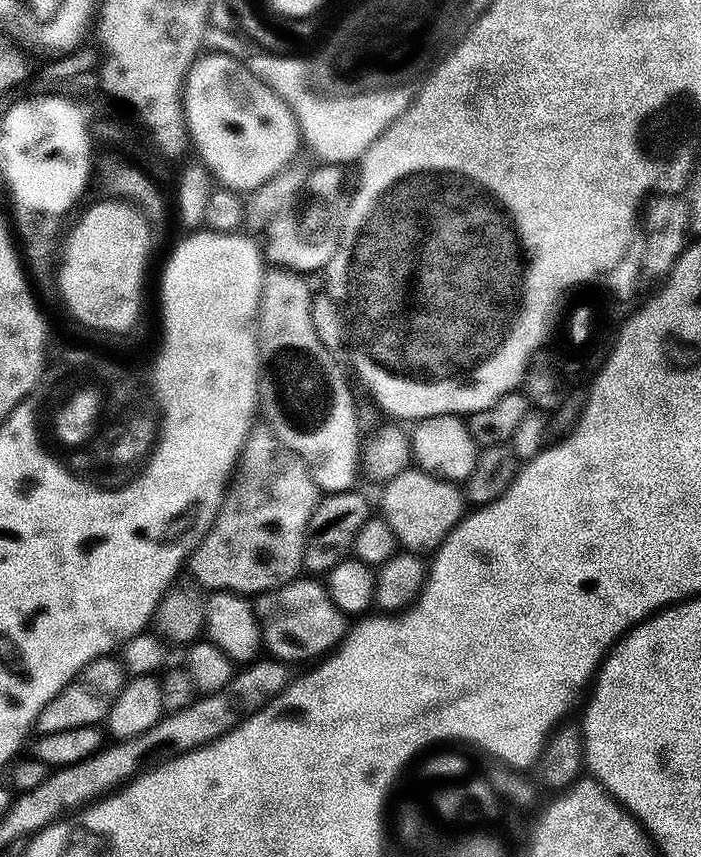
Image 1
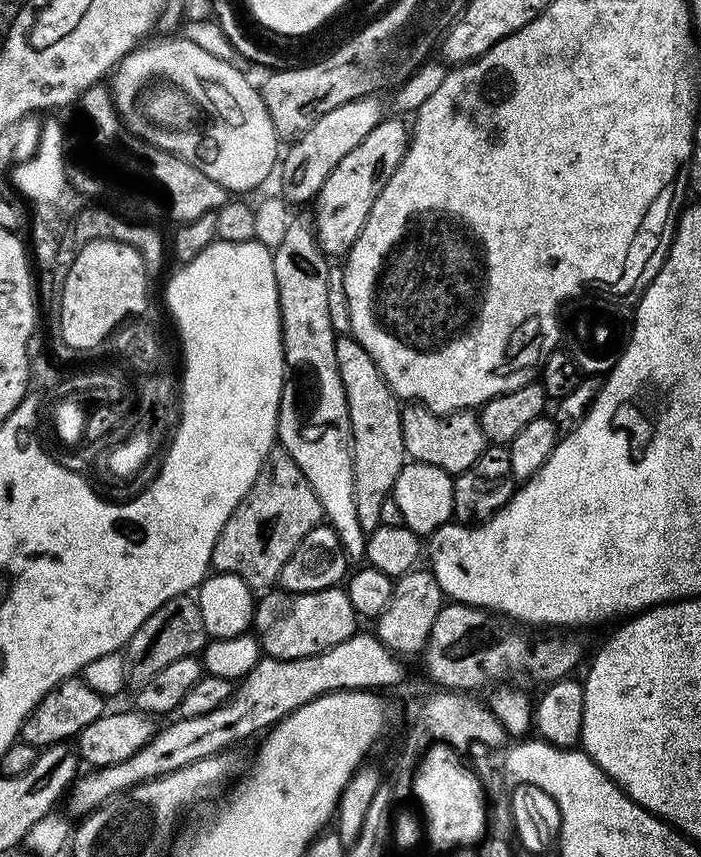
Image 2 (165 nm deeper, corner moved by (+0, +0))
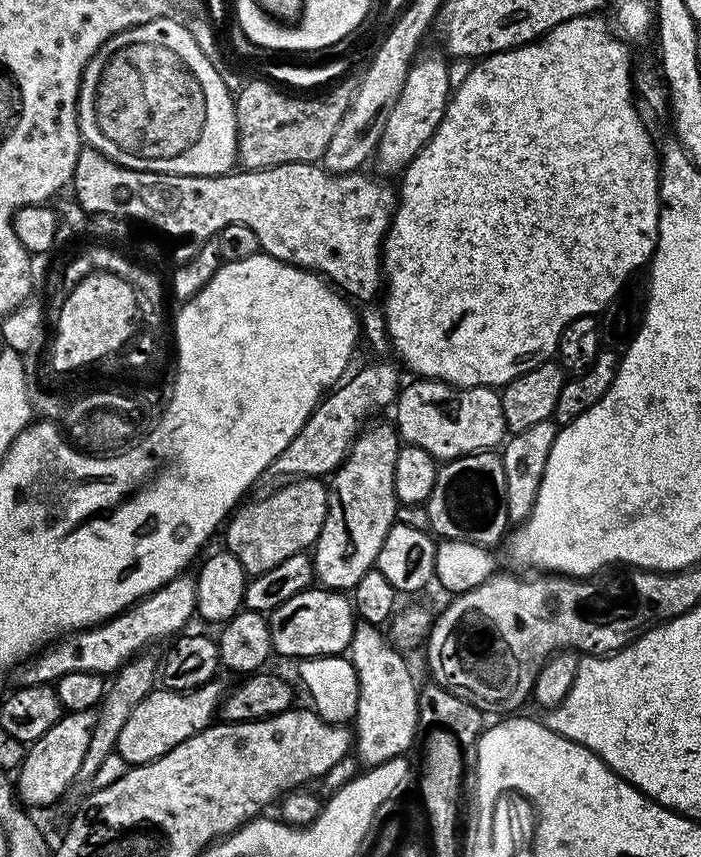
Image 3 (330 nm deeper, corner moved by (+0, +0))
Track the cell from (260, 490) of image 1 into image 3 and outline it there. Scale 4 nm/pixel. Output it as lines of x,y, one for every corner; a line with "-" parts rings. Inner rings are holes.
296,478
277,488
280,488
277,492
261,500
249,499
237,507
223,529
223,547
242,562
249,577
274,570
274,566
286,562
290,554
308,552
316,543
322,522
326,522
330,488
323,479

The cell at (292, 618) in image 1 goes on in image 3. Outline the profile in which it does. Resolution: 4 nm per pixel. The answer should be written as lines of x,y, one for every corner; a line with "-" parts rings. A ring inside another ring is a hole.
313,586
304,592
294,594
290,602
282,602
268,616
273,653
295,658
313,656
338,656
349,651
351,636
354,634
357,615
354,605
340,590
329,590
323,586

